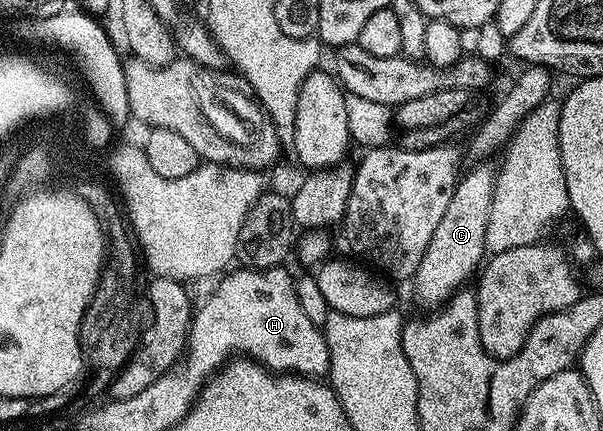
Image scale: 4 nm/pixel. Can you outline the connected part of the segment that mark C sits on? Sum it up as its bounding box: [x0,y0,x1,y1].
[412,162,496,306]

